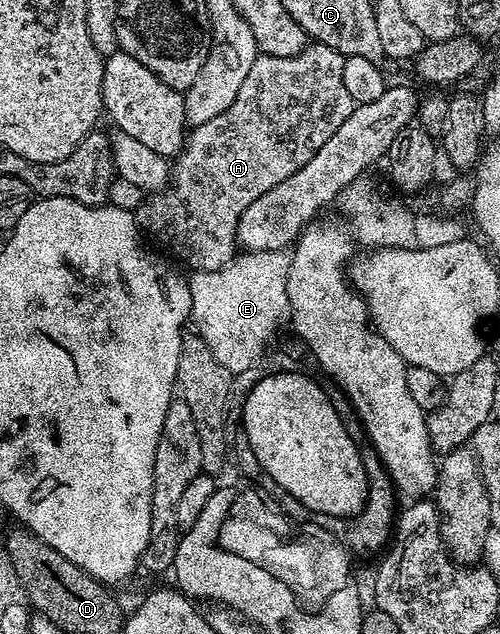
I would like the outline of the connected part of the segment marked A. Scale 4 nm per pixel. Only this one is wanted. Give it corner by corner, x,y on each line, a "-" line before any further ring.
310,43
299,54
294,56
279,57
258,55
255,66
251,66
251,71
247,73
247,78
243,81
243,87
240,88
239,94
235,98
235,102
231,102
231,106
227,110
223,110
223,114
219,114
219,118
211,118
211,122
203,122
203,126
193,128
186,135
185,146
177,153
171,164
171,179
169,187
161,189
159,192
152,193
148,198
142,199
141,205
138,206
135,213
137,217
137,227
142,233
154,236
161,244
166,244
179,259
185,264
190,264
190,269
198,272
210,272
211,270
219,270
223,266
227,266
239,252
239,243
237,241
237,227
239,226
240,216
247,206
255,202
261,194
279,185
279,182
285,182
290,178
291,174
302,170
303,166
318,153
319,148
327,142
327,138
338,130
339,126
346,121
347,116
351,114
354,103
351,94
347,94
347,86
343,83
343,62
345,57
341,56
333,49
329,49
327,45
321,43

